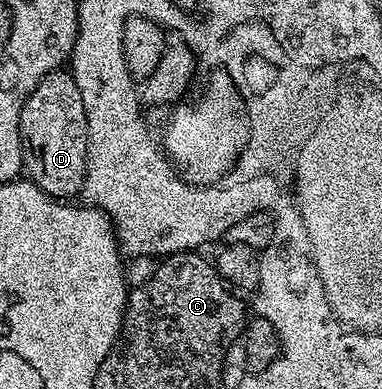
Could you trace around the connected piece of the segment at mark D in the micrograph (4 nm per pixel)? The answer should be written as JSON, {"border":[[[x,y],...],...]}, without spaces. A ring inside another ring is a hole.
{"border":[[[66,70],[47,72],[30,89],[20,110],[18,137],[22,140],[24,172],[36,187],[59,202],[69,201],[82,191],[86,177],[88,122],[80,86]]]}

